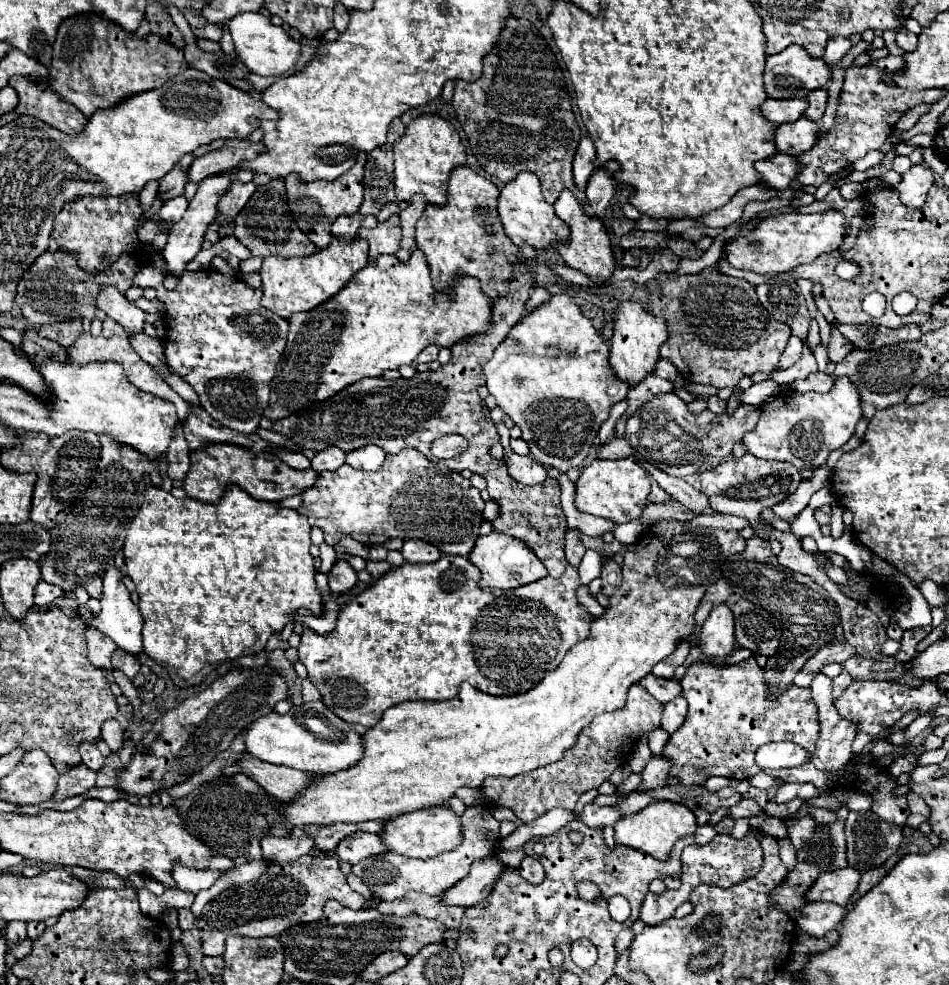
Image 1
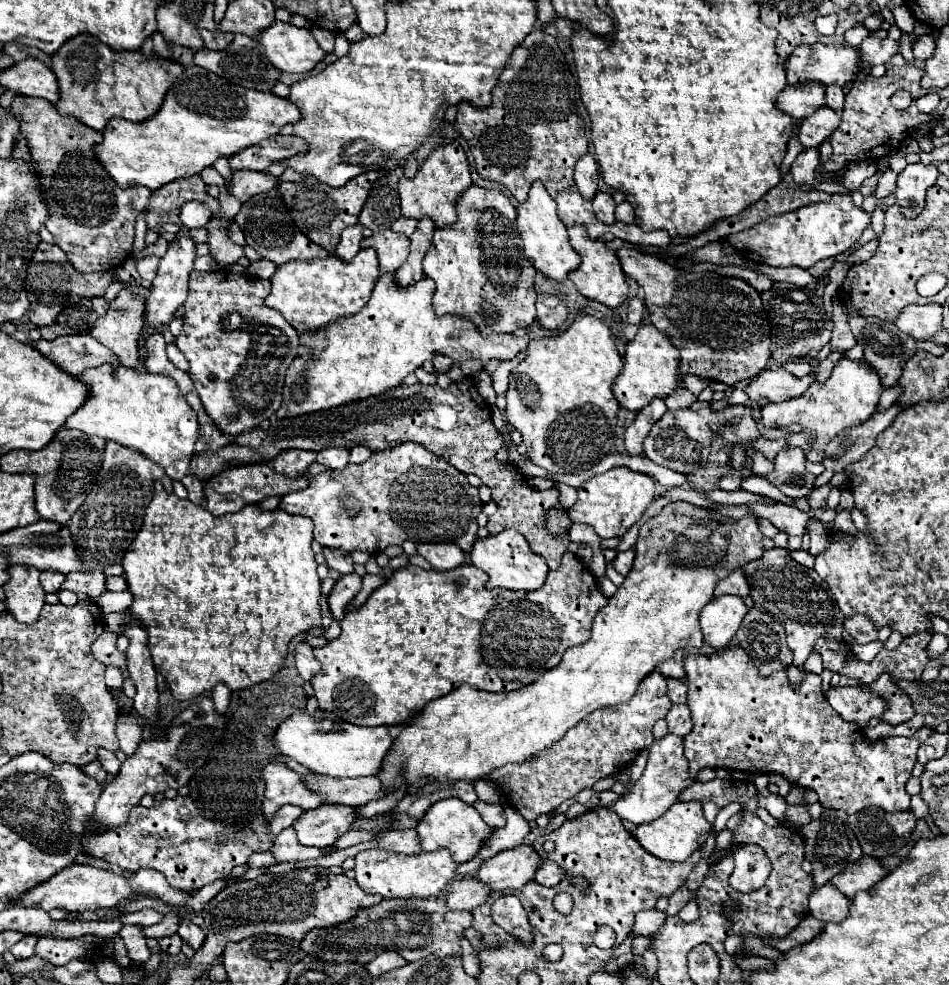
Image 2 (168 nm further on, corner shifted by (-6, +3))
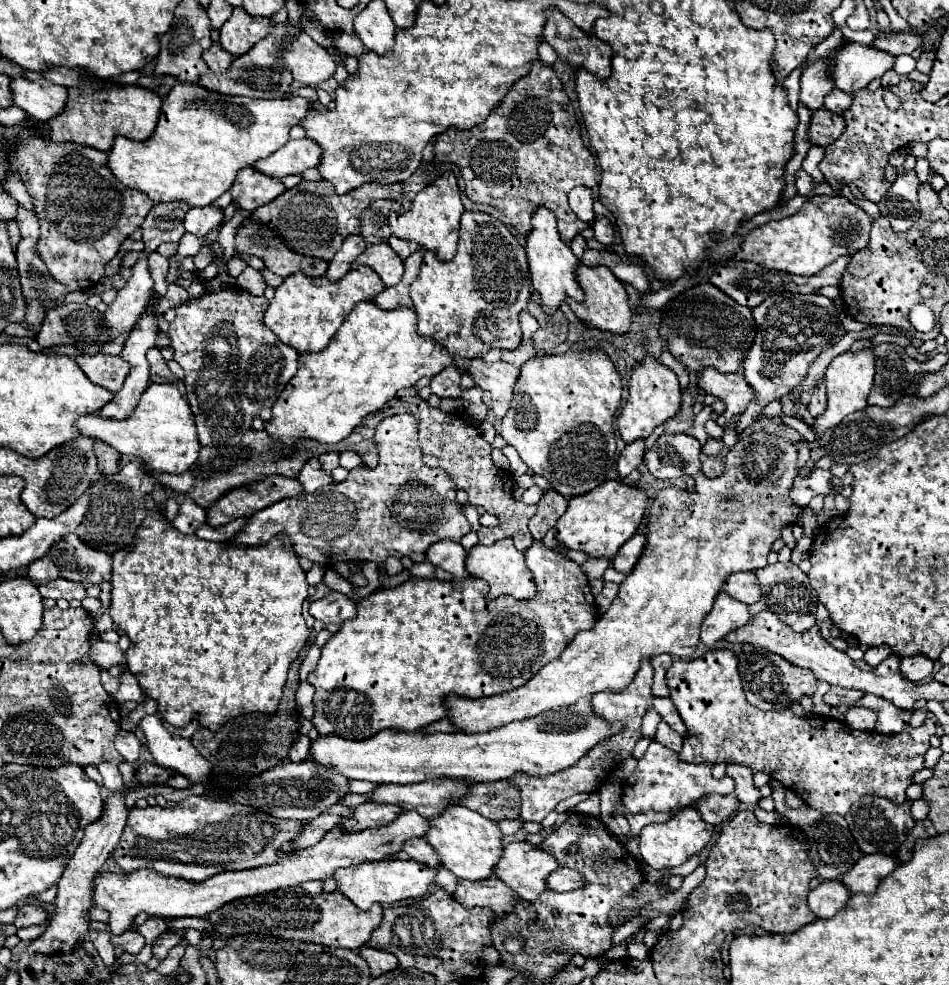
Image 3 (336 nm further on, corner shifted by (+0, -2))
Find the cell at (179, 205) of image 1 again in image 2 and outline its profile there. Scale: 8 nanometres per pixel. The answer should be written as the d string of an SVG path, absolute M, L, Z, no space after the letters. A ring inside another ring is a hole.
M190 201L190 203L184 203L182 205L182 211L180 211L180 221L184 227L188 229L196 229L196 227L204 227L208 221L210 221L212 213L206 205L198 203L198 201Z

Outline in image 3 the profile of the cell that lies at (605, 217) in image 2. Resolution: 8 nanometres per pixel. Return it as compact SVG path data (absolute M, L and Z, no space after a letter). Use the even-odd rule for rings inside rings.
M598 216L592 228L594 228L594 236L596 236L596 240L598 240L600 244L604 244L604 246L608 246L608 248L610 248L610 246L614 246L616 230L612 228L612 224L610 224L610 220L608 220L608 218Z

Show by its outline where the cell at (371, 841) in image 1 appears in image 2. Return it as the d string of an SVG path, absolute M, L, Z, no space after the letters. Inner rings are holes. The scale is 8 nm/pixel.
M380 831L374 835L374 843L384 851L396 851L402 855L414 855L420 851L416 831Z

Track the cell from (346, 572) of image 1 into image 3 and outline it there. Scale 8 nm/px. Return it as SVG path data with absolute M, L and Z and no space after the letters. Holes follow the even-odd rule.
M330 592L322 600L310 602L310 616L324 624L342 624L356 616L356 604L340 592Z

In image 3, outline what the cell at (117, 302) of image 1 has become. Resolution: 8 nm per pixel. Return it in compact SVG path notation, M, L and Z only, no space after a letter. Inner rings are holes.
M150 348L146 352L146 358L150 362L150 372L156 374L156 376L162 376L164 380L170 380L170 382L176 382L176 376L170 372L170 368L166 366L166 360L162 358L160 350L158 348Z

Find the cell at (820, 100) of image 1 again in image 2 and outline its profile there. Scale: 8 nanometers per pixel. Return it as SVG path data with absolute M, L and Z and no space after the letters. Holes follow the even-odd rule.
M826 87L826 95L824 97L826 97L826 107L830 107L836 113L842 111L842 105L844 105L842 87Z

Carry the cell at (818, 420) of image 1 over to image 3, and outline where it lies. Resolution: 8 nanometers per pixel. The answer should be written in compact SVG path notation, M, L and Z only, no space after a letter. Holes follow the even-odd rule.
M864 348L858 352L842 352L830 362L830 366L826 370L828 408L822 416L816 418L816 426L814 426L816 428L816 440L820 440L828 428L838 426L844 416L860 412L866 408L866 398L868 398L872 384L874 384L874 372L876 372L874 366L876 366L876 356L872 352L872 348Z

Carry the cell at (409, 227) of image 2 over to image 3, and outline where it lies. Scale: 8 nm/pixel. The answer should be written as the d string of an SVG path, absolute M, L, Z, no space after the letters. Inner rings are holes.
M392 236L390 240L388 240L388 244L396 250L396 254L402 258L402 262L410 256L410 254L414 254L414 252L418 252L418 244L416 242L408 242L408 240L400 240L400 238L396 238L396 236Z

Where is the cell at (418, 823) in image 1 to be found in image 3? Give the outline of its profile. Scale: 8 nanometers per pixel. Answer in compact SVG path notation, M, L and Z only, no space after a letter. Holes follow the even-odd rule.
M448 806L440 818L430 820L426 842L442 856L442 866L454 872L460 880L486 880L492 876L502 856L502 832L496 822L484 820L478 812L464 806Z

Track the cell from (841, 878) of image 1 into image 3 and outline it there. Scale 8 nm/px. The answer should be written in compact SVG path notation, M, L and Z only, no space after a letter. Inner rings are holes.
M868 854L862 856L850 872L846 872L842 876L842 882L846 884L846 888L856 894L856 892L864 892L864 894L874 894L880 880L886 878L896 866L898 866L898 858L894 856L884 856L884 854Z

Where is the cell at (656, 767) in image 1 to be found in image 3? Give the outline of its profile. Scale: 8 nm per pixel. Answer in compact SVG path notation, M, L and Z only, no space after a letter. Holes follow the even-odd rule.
M652 740L646 754L638 760L636 770L626 780L636 780L636 788L628 786L622 790L622 802L624 802L626 810L632 814L648 812L648 810L666 812L676 806L688 806L704 794L712 794L712 792L732 794L734 792L734 780L730 780L728 776L724 776L722 780L712 778L712 764L682 762L676 752L664 748L656 740Z

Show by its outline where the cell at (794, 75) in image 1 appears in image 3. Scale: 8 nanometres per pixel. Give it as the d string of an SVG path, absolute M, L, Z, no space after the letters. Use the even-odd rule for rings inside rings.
M844 44L836 52L834 86L844 92L858 92L874 78L882 78L894 68L896 58L888 52L862 44Z

